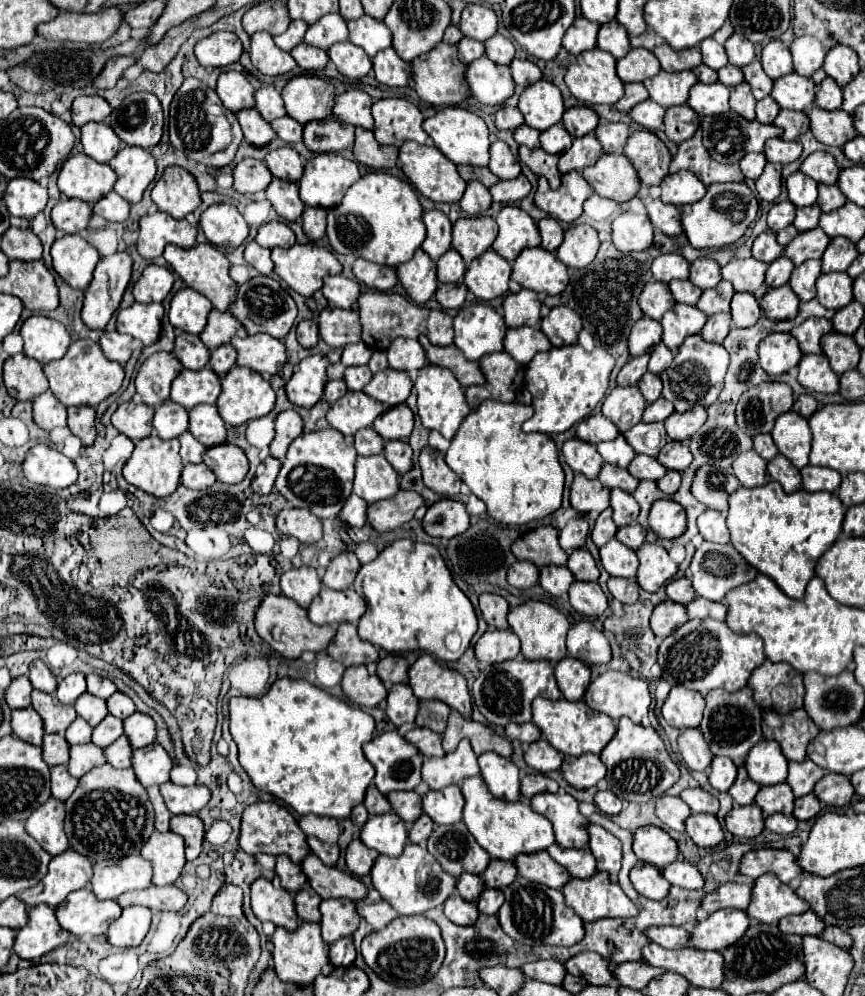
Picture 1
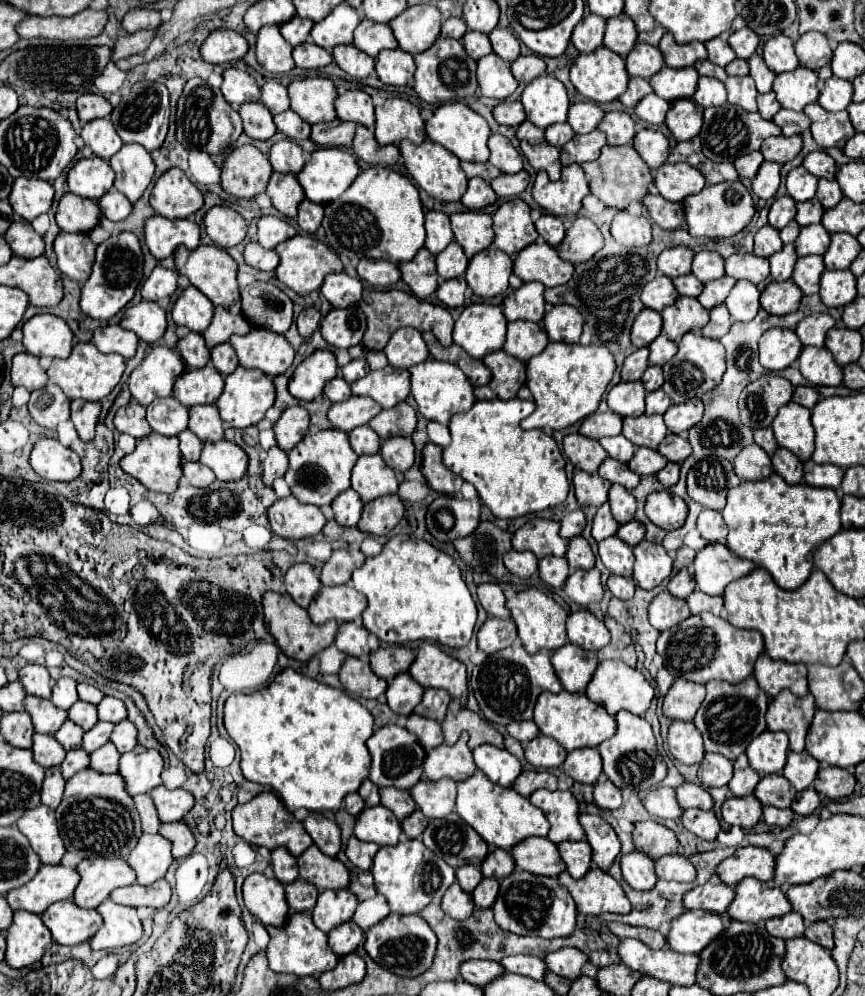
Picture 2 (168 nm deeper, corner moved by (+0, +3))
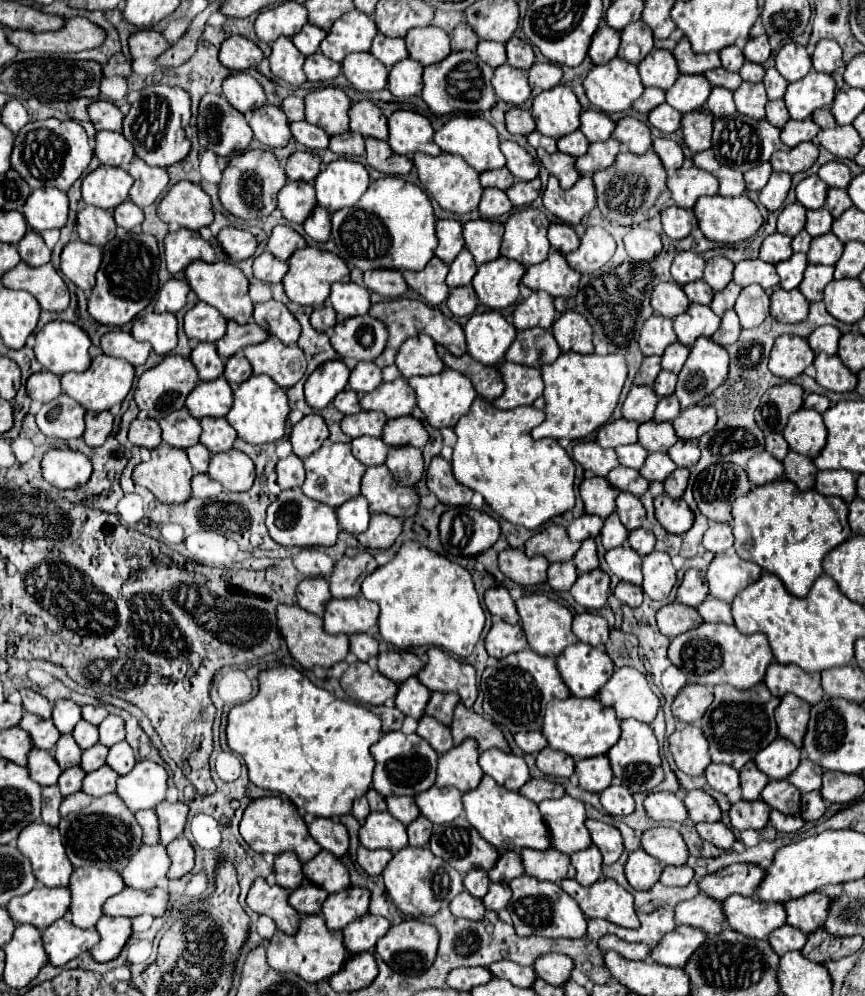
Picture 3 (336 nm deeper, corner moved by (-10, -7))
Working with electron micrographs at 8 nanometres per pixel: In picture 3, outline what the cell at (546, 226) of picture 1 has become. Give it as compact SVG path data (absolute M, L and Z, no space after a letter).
M560 222L550 224L550 228L548 228L548 240L550 240L552 248L558 250L558 252L562 252L562 254L572 252L580 244L580 238L576 236L574 228L570 224L560 224Z

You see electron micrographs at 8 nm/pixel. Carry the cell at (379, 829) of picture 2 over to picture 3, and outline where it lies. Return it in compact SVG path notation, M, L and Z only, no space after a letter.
M370 812L362 828L358 830L360 844L376 850L376 848L386 848L386 850L402 850L408 846L408 836L406 836L406 826L398 822L390 812Z

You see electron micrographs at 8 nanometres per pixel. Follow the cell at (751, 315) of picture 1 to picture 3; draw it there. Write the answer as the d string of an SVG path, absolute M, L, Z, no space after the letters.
M750 284L742 288L734 310L742 328L756 328L770 316L770 296L758 284Z

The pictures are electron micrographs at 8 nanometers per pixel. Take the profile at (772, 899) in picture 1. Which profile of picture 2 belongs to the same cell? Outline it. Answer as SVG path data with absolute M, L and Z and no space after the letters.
M744 878L736 884L736 898L726 914L740 922L758 922L792 912L792 904L786 894L772 882L760 882L758 878Z

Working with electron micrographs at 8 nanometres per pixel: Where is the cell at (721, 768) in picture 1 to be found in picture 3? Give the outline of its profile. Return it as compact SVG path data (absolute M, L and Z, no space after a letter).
M712 762L706 768L706 778L708 778L708 784L714 790L722 792L722 794L728 794L730 790L740 786L740 774L738 774L738 770L734 770L732 766L726 766L726 764Z

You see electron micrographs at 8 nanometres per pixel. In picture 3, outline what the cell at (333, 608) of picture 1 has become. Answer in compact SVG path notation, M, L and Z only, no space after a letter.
M362 596L346 600L330 600L324 614L324 630L328 634L368 632L378 622L380 608Z

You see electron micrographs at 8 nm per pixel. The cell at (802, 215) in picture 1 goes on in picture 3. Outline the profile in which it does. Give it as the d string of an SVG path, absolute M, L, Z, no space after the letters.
M826 206L818 208L818 210L808 210L808 222L806 222L806 232L810 236L822 236L822 234L828 234L830 232L830 226L832 226L832 216L828 212Z

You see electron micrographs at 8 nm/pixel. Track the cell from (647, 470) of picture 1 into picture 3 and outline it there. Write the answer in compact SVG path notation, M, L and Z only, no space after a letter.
M652 452L652 454L648 454L644 466L640 468L640 474L650 482L654 482L654 480L664 482L674 470L676 470L676 464L670 460L668 454Z

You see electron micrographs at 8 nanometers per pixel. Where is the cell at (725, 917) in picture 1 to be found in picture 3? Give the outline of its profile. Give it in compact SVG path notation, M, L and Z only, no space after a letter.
M676 926L650 950L650 958L664 966L682 968L682 964L686 964L702 940L706 940L704 932L698 932L696 928Z

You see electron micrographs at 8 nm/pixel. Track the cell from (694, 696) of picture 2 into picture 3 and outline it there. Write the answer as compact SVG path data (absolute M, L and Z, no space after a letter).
M686 684L672 702L672 714L680 722L698 722L712 704L712 690L702 684Z

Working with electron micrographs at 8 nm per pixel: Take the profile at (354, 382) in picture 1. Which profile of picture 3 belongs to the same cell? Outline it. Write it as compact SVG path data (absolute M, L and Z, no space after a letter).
M358 362L348 380L350 388L358 394L376 390L380 386L380 382L382 382L382 370L374 362Z

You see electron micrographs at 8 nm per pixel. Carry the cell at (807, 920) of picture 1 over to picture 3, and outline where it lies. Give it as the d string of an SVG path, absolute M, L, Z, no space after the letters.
M784 924L782 928L774 930L770 936L770 946L774 948L774 952L778 952L778 956L784 956L786 952L792 950L800 950L802 944L806 942L806 934L798 932L798 928L790 928L788 924Z

